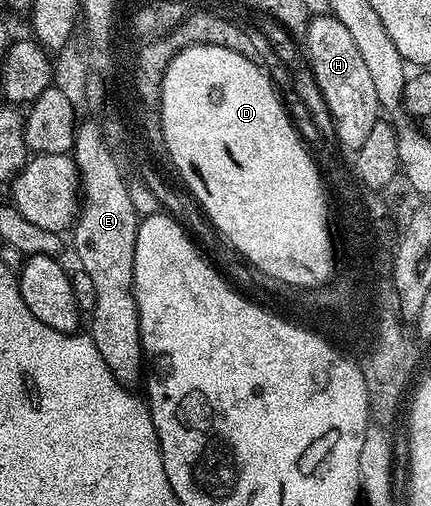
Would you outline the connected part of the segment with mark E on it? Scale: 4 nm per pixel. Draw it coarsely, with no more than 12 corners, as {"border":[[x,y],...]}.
{"border":[[81,120],[71,230],[90,344],[126,386],[145,368],[134,299],[141,214],[117,154]]}

